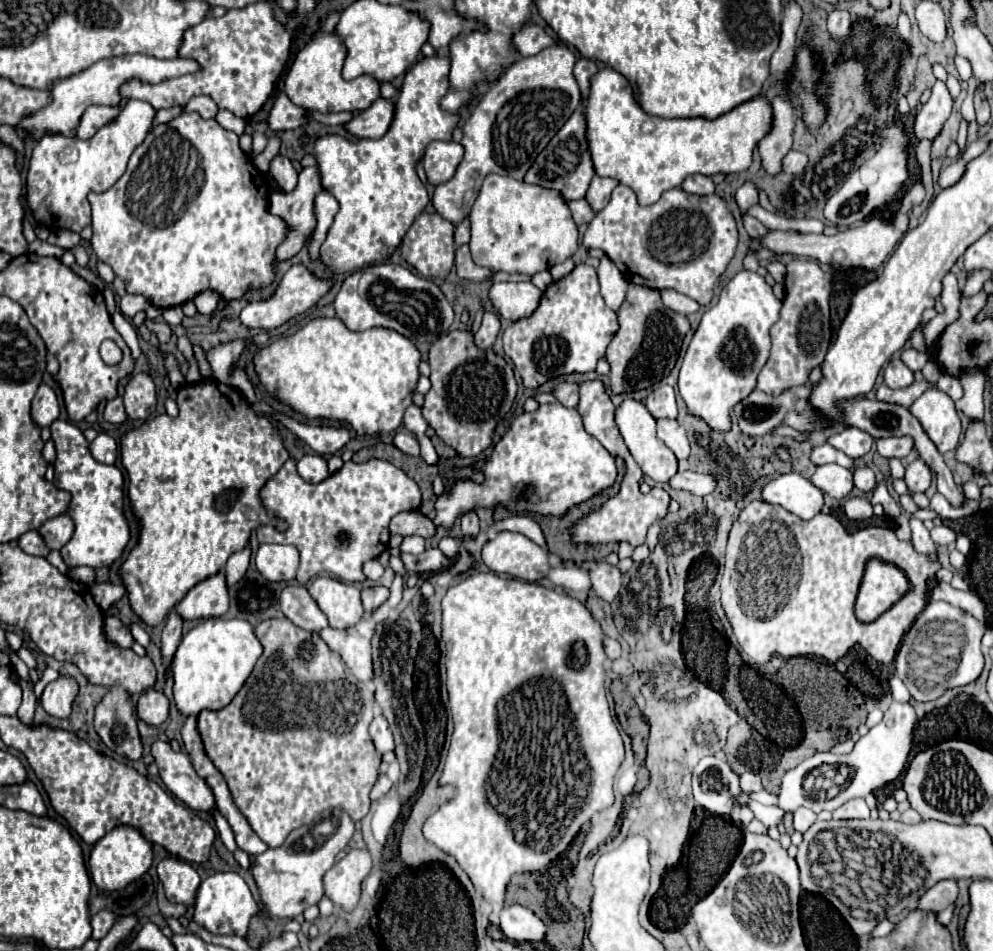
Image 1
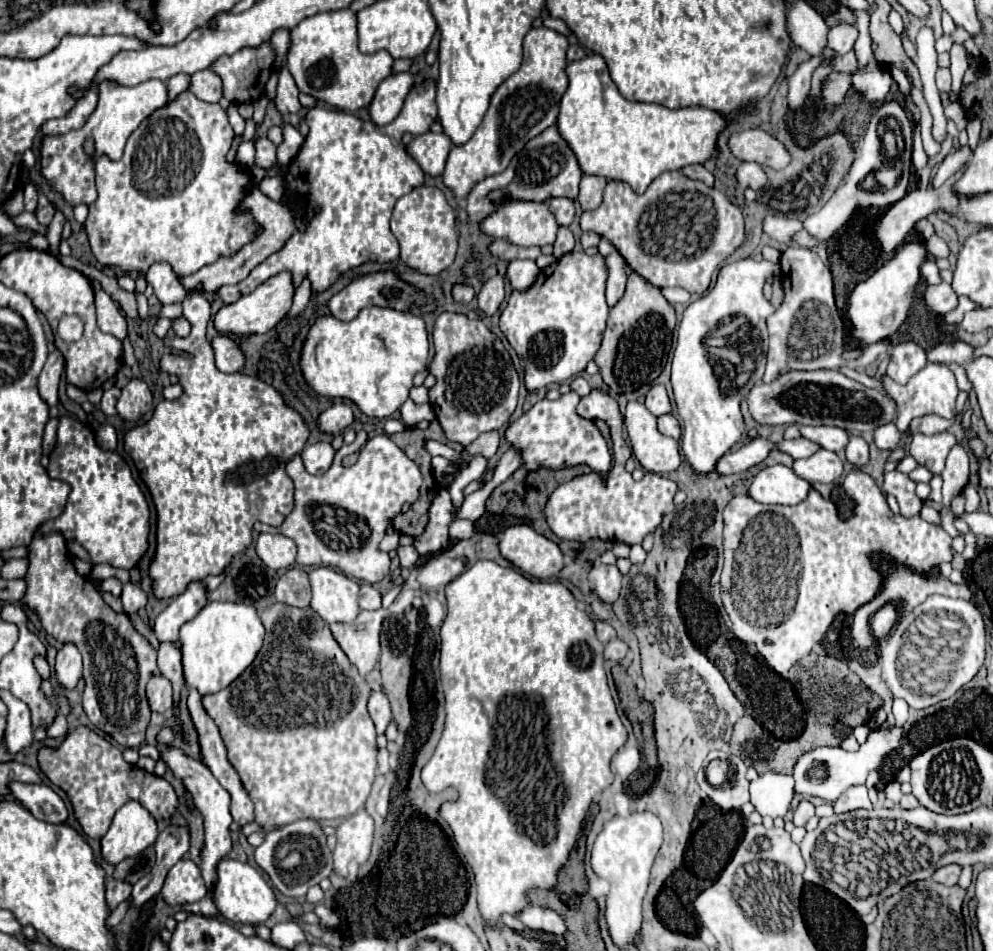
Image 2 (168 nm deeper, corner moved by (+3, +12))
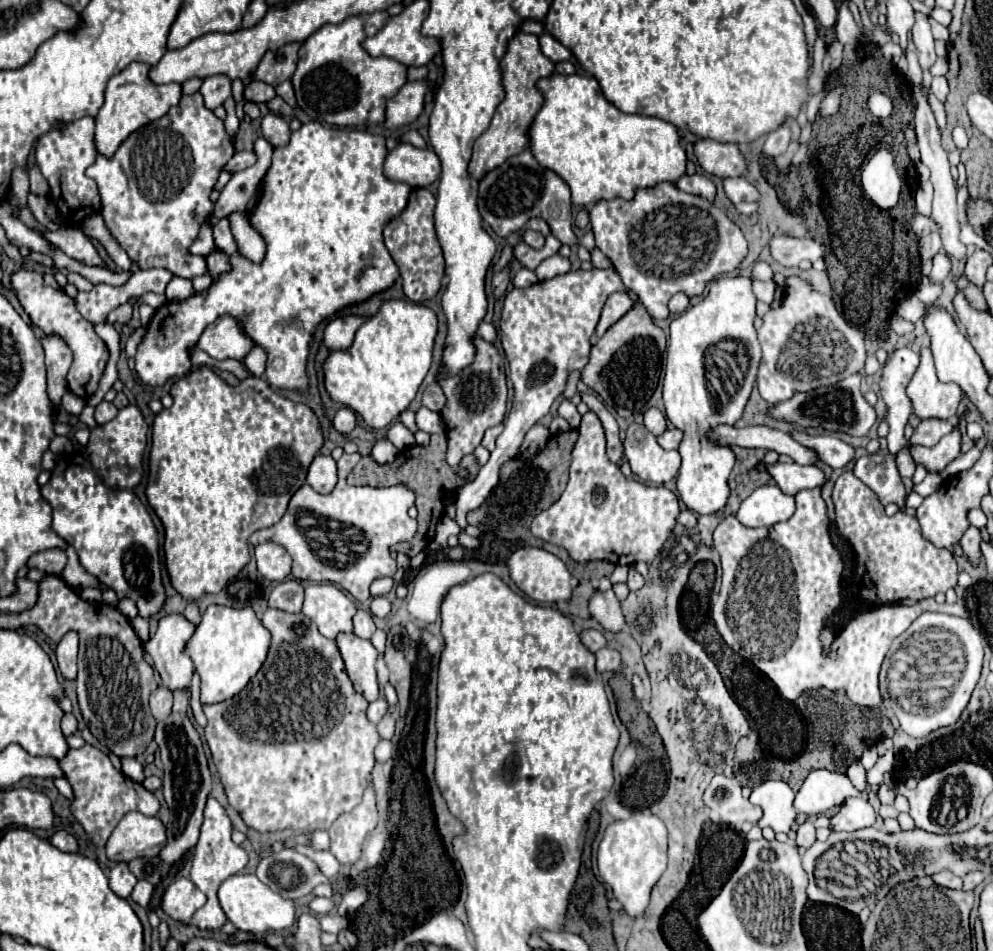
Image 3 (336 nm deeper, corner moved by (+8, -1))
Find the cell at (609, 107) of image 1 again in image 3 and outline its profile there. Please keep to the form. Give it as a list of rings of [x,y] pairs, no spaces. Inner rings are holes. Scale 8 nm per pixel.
[[[552,73],[536,83],[544,97],[536,119],[532,121],[532,131],[528,131],[528,147],[540,167],[554,171],[566,181],[572,191],[572,203],[586,207],[600,199],[624,197],[632,199],[638,187],[654,187],[662,181],[678,181],[686,173],[686,153],[680,147],[678,129],[658,117],[646,115],[626,115],[604,99],[600,85],[594,77],[582,75],[560,75]]]

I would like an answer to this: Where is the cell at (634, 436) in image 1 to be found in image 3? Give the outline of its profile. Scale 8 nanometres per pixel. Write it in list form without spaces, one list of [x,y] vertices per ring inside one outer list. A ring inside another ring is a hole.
[[[632,423],[628,427],[624,447],[632,473],[642,483],[664,483],[678,475],[680,453],[662,449],[644,425]]]

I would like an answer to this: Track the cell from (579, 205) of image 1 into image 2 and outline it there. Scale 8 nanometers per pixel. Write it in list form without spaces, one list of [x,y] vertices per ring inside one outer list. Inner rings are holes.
[[[551,198],[549,208],[561,226],[569,226],[575,218],[575,200],[571,198]]]

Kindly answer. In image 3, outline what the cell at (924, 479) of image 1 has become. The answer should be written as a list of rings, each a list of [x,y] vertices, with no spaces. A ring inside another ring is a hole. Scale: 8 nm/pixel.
[[[954,427],[948,435],[940,439],[936,447],[910,447],[910,453],[916,463],[924,465],[932,473],[940,473],[952,459],[960,455],[960,443],[962,433],[958,427]]]

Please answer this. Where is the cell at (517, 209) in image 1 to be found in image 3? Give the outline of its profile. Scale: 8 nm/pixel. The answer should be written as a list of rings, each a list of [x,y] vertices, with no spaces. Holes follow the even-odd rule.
[[[524,231],[524,241],[532,247],[532,249],[542,249],[544,247],[544,235],[540,235],[538,231]]]

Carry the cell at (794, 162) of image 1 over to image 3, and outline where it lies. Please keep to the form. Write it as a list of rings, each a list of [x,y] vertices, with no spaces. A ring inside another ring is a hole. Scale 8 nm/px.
[[[698,139],[694,143],[694,155],[700,167],[718,177],[742,177],[748,173],[746,161],[738,149],[738,145],[718,143],[712,139]]]

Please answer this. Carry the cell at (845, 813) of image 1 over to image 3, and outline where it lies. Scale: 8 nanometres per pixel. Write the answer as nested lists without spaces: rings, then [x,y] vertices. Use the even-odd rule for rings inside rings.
[[[848,797],[830,821],[834,831],[858,831],[864,827],[872,827],[876,823],[876,813],[866,799]]]

